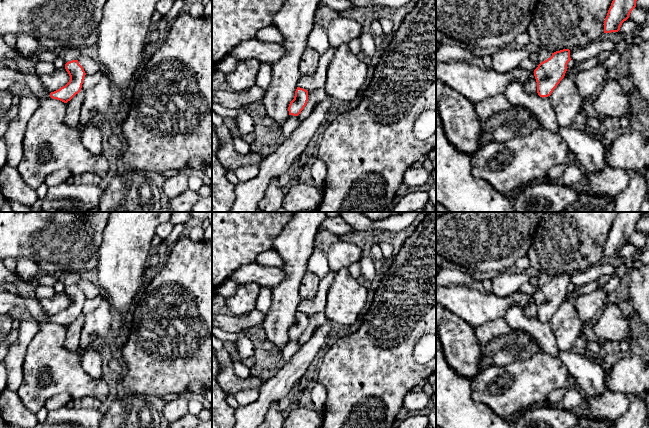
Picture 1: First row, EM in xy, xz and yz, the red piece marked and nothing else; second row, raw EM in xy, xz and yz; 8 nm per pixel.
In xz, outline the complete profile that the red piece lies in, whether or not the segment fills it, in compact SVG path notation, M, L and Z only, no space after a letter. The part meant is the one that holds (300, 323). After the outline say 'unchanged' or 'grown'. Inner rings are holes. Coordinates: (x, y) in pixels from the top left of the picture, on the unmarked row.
M297 311L294 323L290 326L288 335L289 339L298 340L304 333L308 325L308 315Z | unchanged

